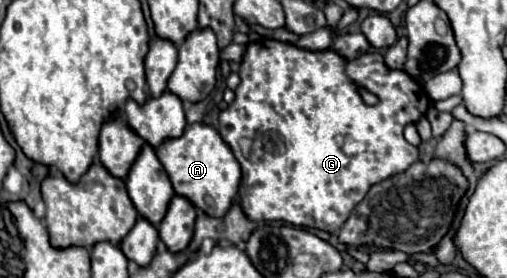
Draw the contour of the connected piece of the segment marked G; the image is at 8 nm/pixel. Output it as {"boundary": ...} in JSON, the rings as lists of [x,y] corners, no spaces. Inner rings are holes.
{"boundary":[[[259,38],[255,42],[249,42],[245,48],[245,56],[239,68],[239,78],[241,84],[235,90],[235,100],[229,104],[227,110],[223,110],[219,114],[219,134],[223,136],[223,140],[231,146],[237,162],[241,164],[241,186],[239,186],[239,206],[243,208],[243,212],[251,218],[251,220],[285,220],[293,226],[301,226],[301,228],[319,228],[331,234],[337,234],[337,230],[343,226],[343,222],[349,218],[351,210],[363,200],[363,196],[367,194],[367,190],[377,184],[379,180],[387,180],[389,176],[395,176],[399,172],[405,172],[413,162],[419,160],[419,152],[417,146],[409,144],[403,138],[403,128],[411,122],[417,122],[429,108],[429,96],[425,92],[425,88],[411,78],[405,70],[391,70],[383,56],[379,52],[365,52],[363,56],[357,56],[355,60],[347,60],[343,56],[339,56],[335,50],[327,48],[323,52],[313,52],[313,50],[305,50],[299,48],[295,44],[287,44],[281,40],[273,40],[273,38]],[[359,88],[365,88],[367,92],[375,94],[379,98],[379,102],[375,106],[367,106],[359,94]],[[243,140],[249,140],[251,146],[247,148],[243,144]]]}

